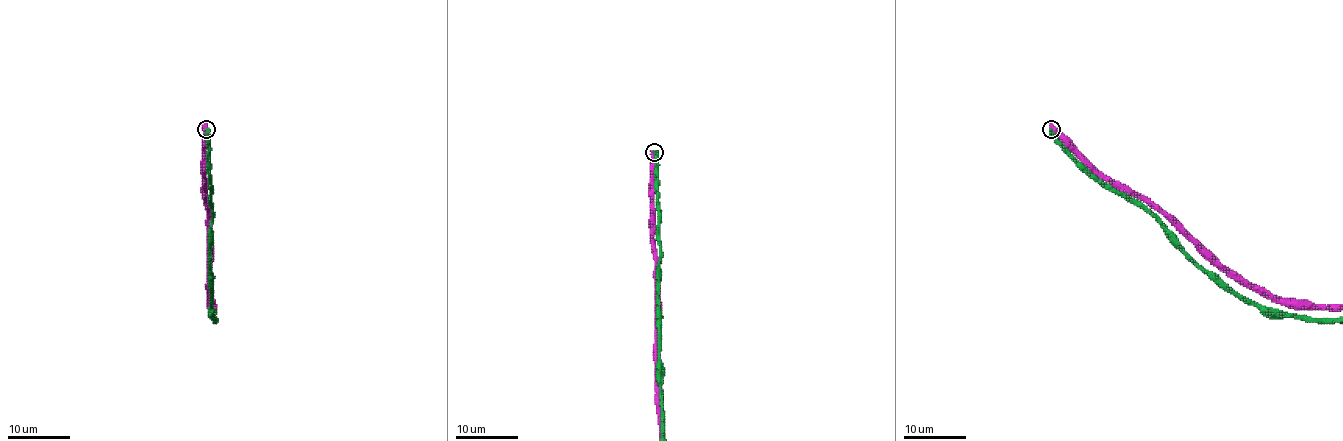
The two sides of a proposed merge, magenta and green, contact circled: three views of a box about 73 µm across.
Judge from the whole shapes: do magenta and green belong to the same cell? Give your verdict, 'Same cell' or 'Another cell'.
Another cell

